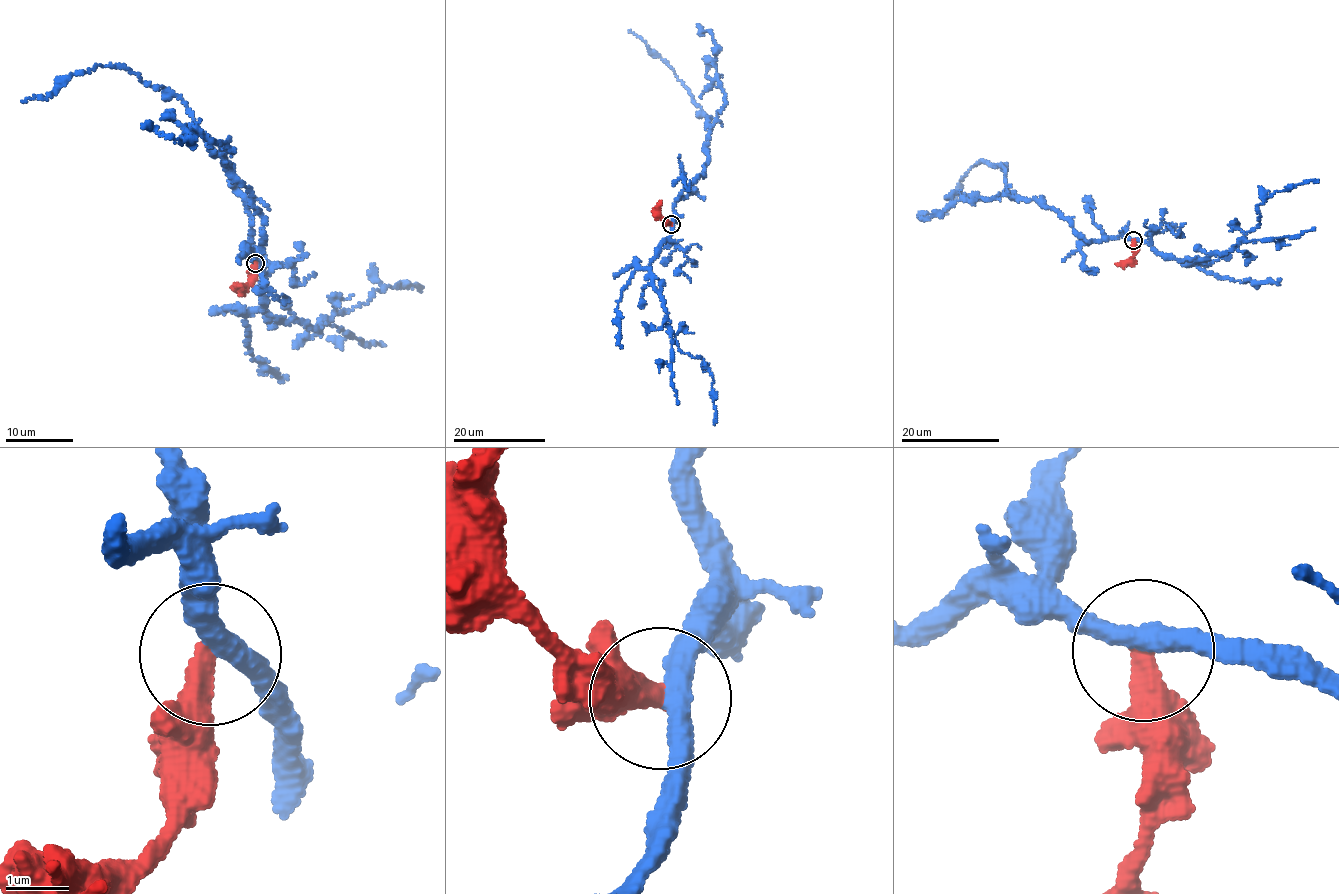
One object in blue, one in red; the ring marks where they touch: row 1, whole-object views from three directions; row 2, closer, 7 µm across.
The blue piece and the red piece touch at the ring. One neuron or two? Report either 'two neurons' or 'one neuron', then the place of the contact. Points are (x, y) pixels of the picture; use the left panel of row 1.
two neurons | (255, 263)

